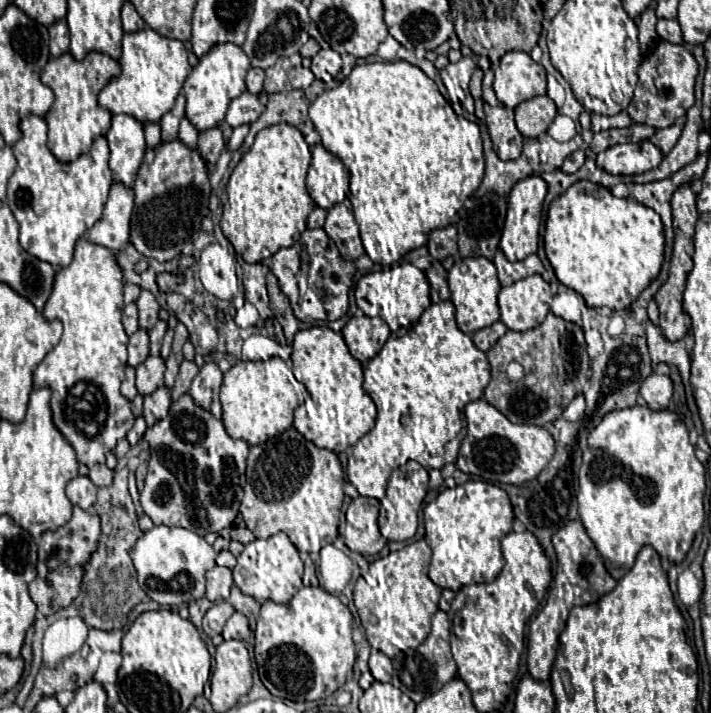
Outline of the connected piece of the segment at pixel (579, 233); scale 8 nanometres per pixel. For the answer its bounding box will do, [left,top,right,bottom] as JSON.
[543,181,665,311]

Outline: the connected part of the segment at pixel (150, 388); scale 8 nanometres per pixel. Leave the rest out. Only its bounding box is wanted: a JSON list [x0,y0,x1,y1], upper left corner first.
[135,357,165,395]

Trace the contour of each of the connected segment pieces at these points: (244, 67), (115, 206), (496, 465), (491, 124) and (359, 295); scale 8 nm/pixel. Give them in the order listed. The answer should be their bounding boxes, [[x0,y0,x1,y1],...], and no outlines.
[[183,43,251,131],[87,185,133,253],[457,399,555,485],[485,103,523,159],[355,261,431,331]]

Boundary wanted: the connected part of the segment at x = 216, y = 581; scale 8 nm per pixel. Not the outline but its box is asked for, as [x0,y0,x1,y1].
[207,567,233,601]

